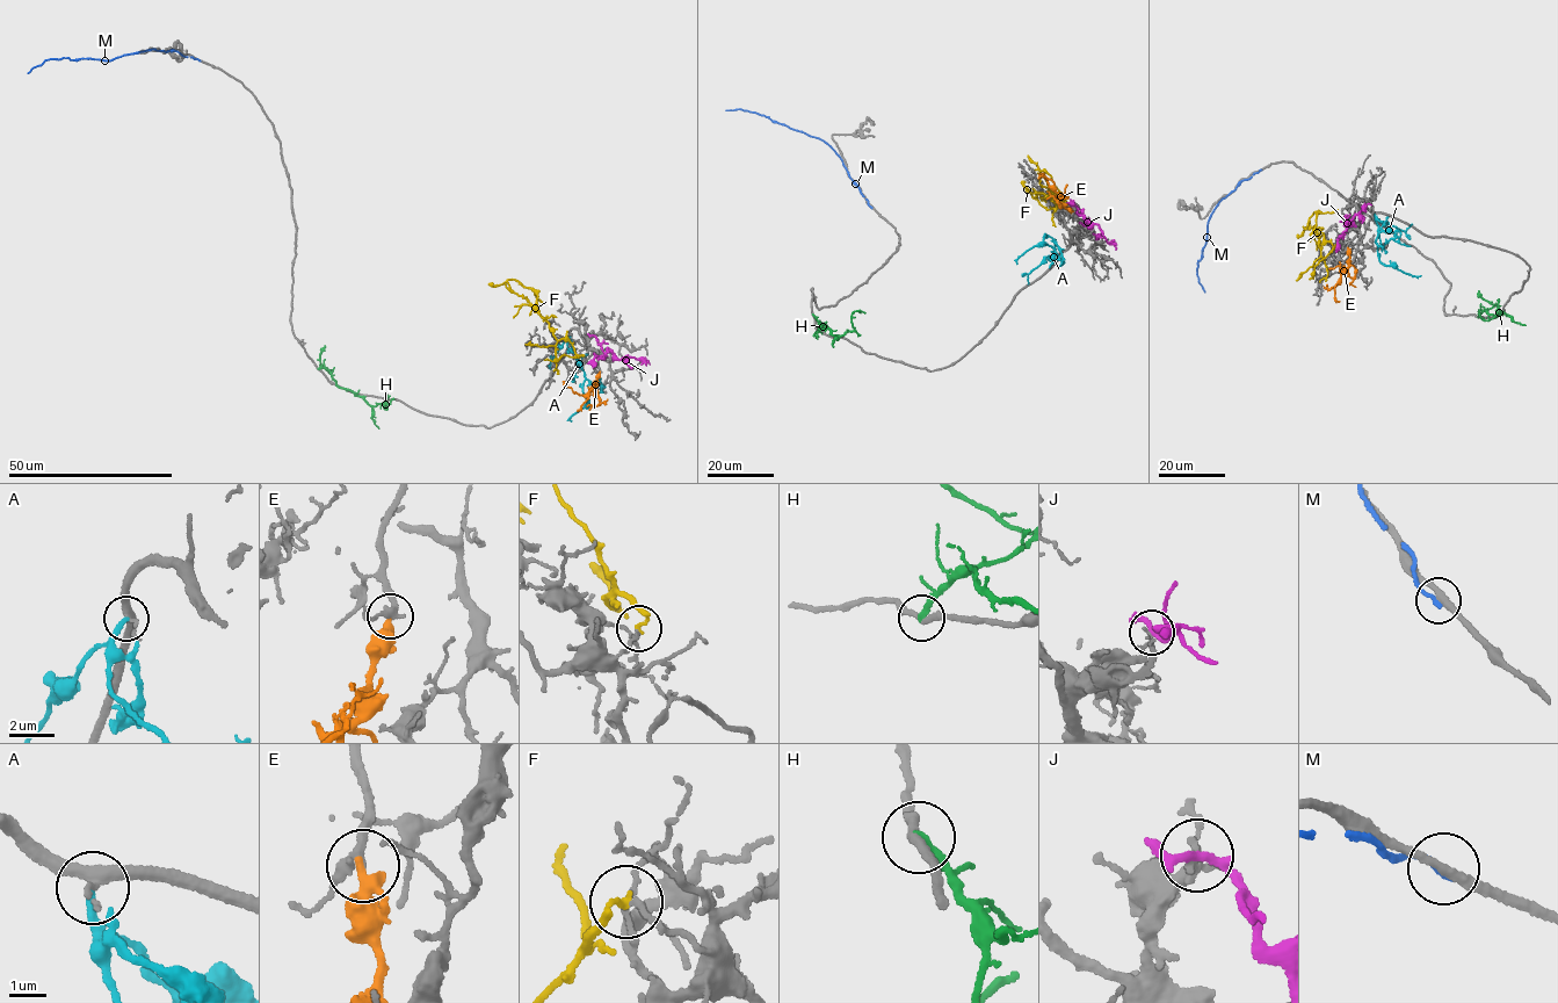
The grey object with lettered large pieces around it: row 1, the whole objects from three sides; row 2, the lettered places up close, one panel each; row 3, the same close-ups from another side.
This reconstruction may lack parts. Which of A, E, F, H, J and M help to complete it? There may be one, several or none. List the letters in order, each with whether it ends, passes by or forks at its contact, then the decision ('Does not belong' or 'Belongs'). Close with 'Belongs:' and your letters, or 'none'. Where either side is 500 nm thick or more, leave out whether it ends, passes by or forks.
A: It ends there. Does not belong
E: It ends there. Belongs
F: It ends there. Does not belong
H: It passes by. Does not belong
J: It passes by. Does not belong
M: It ends there. Does not belong
Belongs: E

